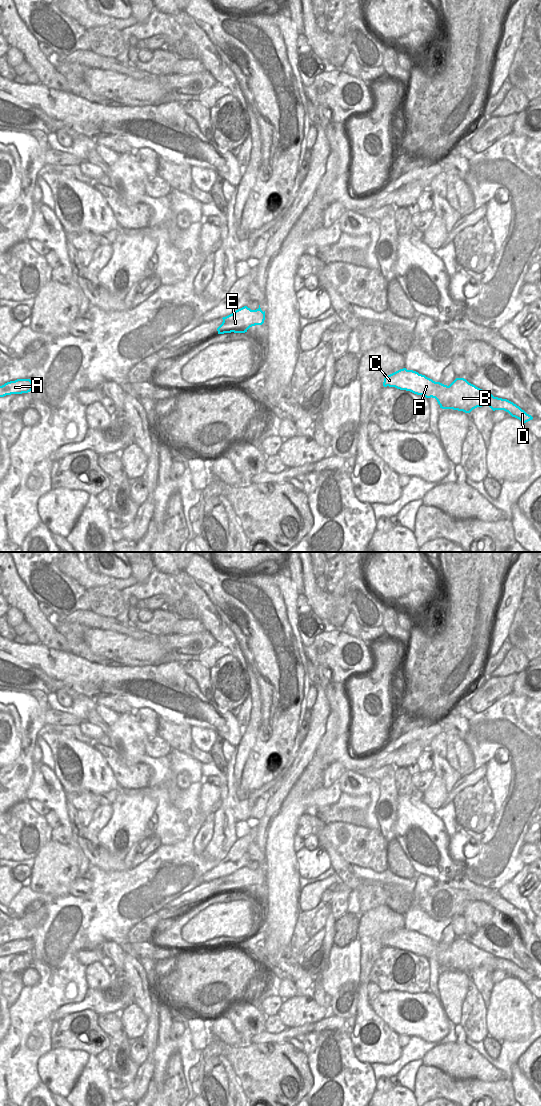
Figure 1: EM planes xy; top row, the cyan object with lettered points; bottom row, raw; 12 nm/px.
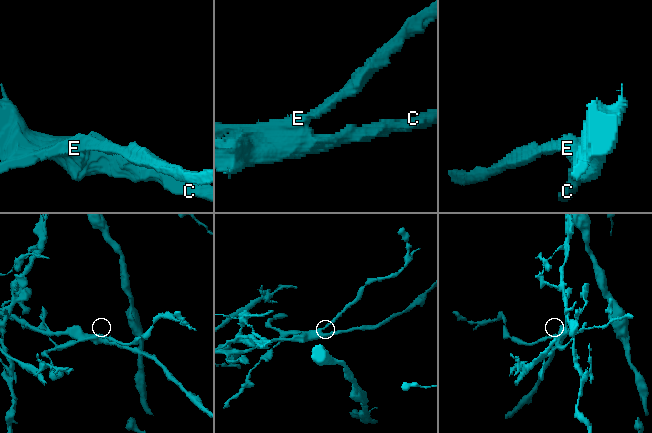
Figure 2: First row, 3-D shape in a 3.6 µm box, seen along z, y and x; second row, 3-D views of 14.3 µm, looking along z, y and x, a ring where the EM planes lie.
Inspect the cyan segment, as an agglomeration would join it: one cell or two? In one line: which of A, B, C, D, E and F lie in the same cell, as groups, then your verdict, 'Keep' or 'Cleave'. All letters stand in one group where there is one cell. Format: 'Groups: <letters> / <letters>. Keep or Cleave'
Groups: A E / B C D F. Cleave.

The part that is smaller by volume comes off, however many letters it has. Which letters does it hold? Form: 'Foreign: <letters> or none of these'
Foreign: A, E

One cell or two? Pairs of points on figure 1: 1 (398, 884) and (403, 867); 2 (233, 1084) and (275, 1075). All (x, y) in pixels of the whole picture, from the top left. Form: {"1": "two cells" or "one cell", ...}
{"1": "two cells", "2": "two cells"}

